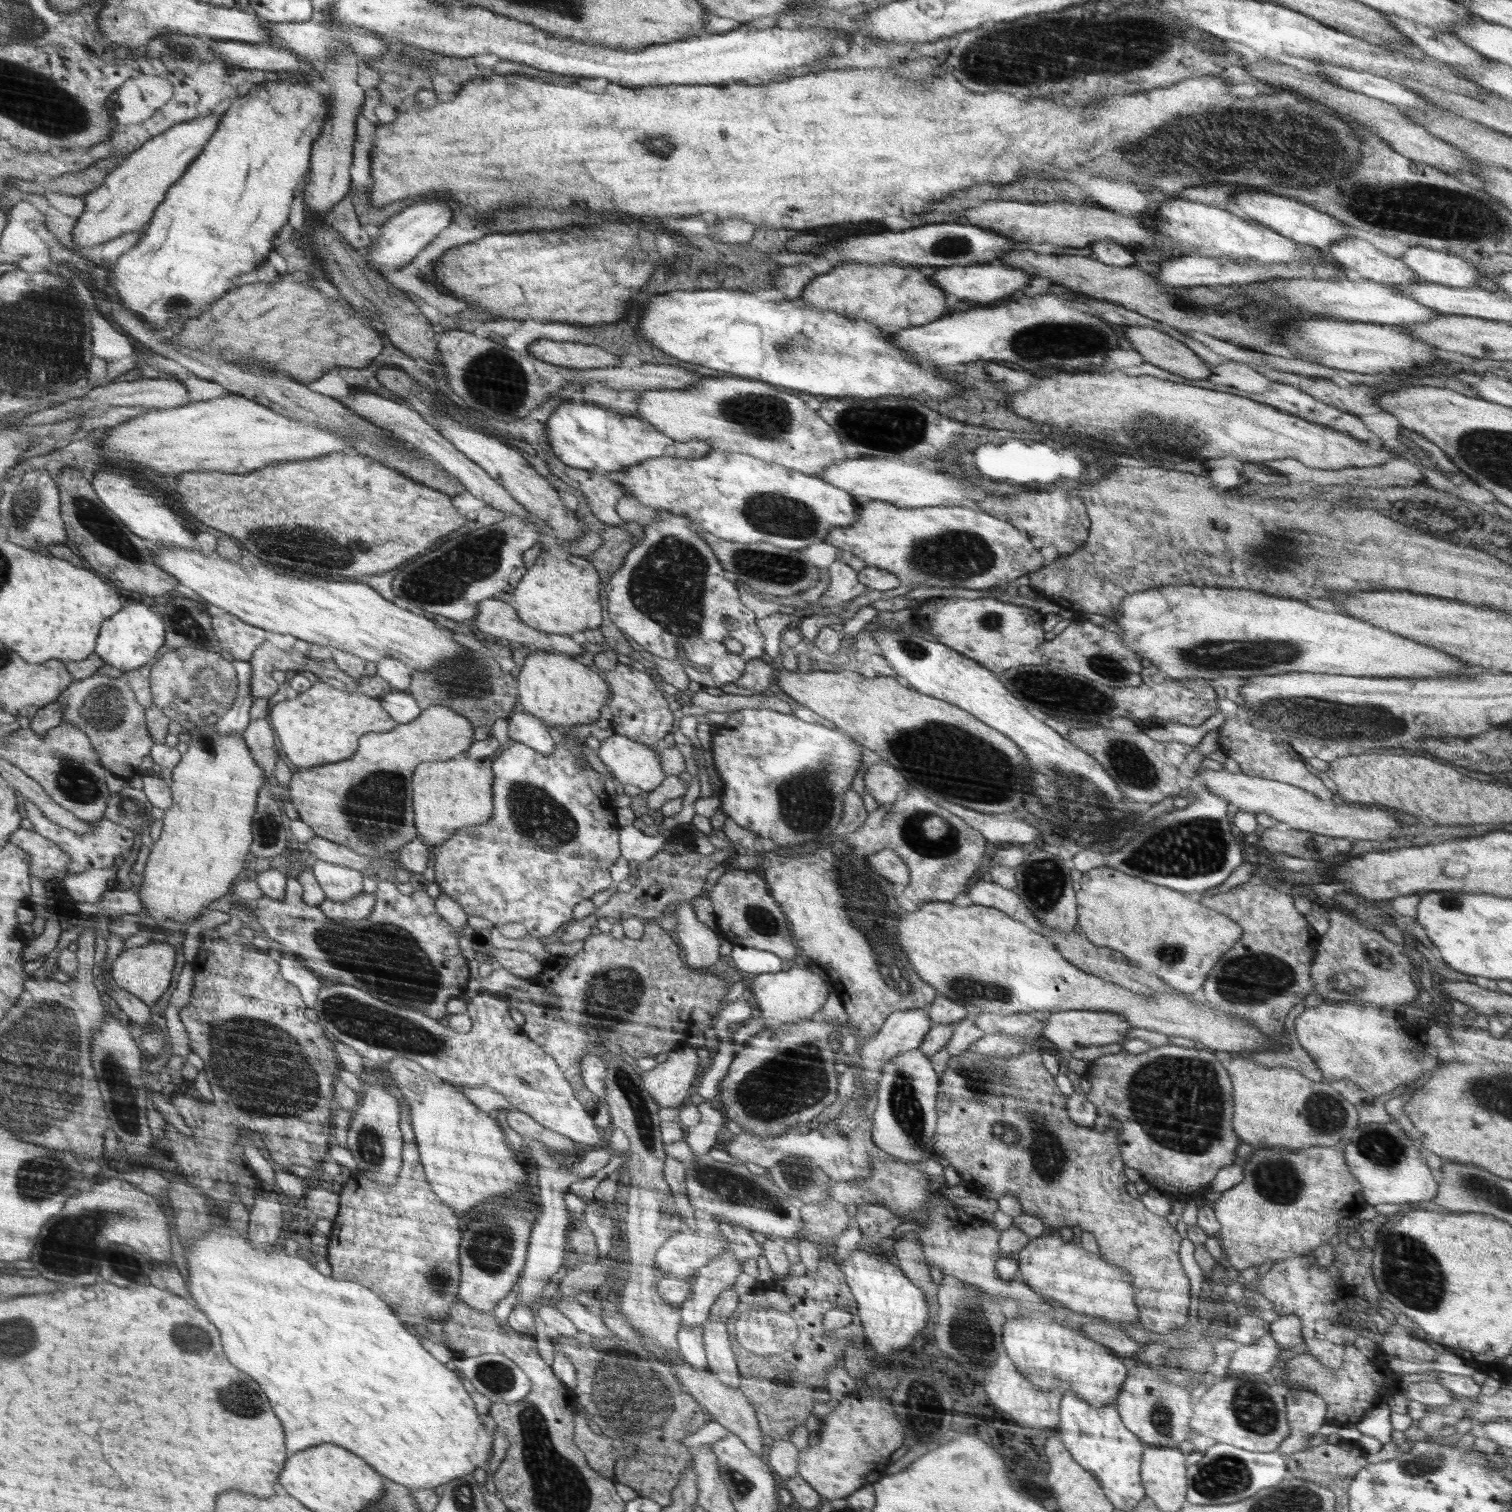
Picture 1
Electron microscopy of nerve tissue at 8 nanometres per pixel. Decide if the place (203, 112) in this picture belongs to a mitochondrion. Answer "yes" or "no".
no

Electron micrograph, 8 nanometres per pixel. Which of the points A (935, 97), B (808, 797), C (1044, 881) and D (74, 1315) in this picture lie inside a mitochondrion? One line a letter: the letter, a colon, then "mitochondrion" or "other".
A: other
B: mitochondrion
C: mitochondrion
D: other

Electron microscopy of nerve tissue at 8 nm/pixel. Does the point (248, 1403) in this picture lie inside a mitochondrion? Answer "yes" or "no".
yes

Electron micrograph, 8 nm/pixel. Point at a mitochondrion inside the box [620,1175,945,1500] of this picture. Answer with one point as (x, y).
(782, 1380)

